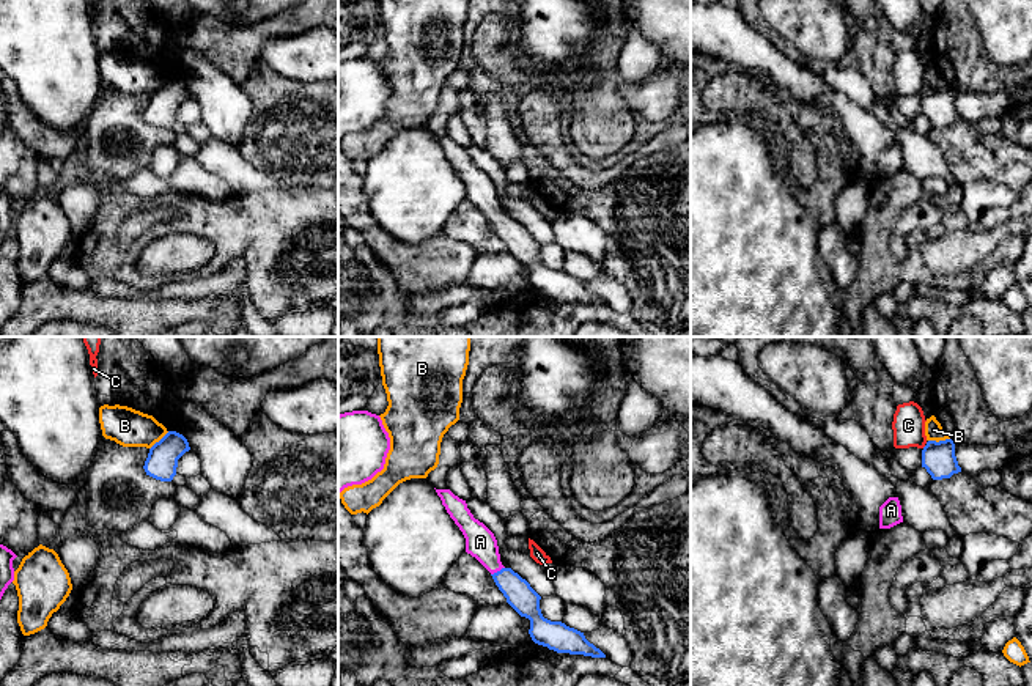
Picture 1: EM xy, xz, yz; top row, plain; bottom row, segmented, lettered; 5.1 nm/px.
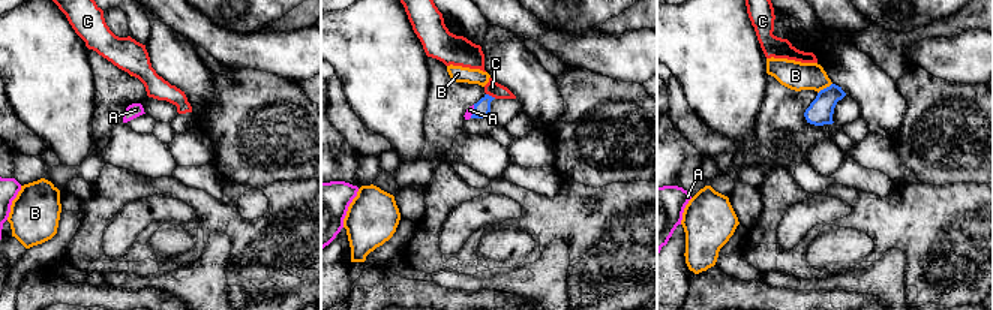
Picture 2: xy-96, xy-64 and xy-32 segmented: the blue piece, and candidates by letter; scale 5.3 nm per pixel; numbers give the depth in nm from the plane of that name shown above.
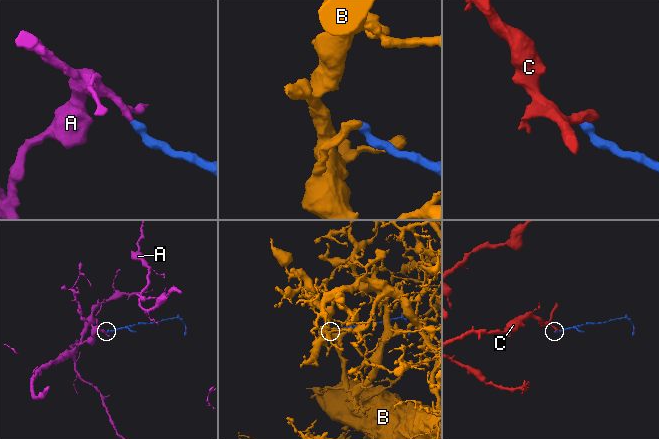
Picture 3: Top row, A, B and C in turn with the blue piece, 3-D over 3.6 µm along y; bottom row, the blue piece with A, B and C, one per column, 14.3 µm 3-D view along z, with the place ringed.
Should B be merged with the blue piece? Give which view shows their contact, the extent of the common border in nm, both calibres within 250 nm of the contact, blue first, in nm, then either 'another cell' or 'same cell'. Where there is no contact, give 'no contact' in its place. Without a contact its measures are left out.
meets blue in yz; contact 110 nm long; 170 nm thick on the blue side, 90 nm on the other; another cell

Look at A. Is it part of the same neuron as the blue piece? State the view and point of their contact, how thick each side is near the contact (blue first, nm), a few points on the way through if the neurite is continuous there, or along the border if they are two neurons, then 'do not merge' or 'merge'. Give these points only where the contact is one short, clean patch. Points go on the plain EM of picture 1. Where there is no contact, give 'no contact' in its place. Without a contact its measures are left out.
xz (497, 219) | 150/160 nm | across xz (519, 243), (497, 219), (480, 189) | merge

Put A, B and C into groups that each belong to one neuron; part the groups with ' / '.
A / B / C

